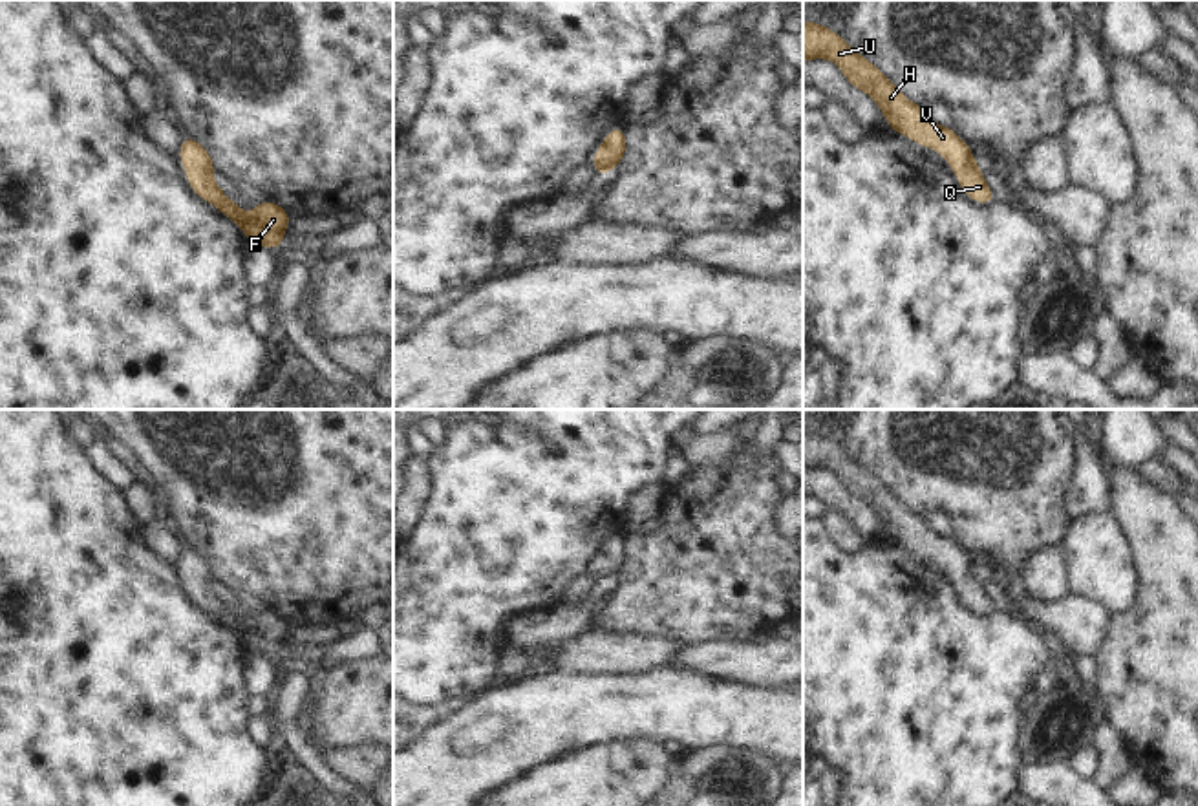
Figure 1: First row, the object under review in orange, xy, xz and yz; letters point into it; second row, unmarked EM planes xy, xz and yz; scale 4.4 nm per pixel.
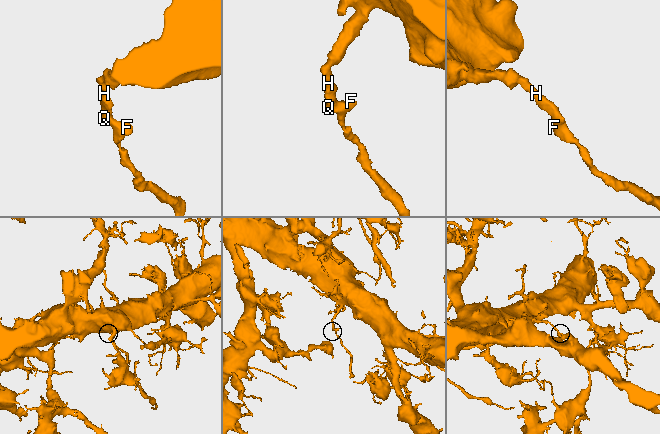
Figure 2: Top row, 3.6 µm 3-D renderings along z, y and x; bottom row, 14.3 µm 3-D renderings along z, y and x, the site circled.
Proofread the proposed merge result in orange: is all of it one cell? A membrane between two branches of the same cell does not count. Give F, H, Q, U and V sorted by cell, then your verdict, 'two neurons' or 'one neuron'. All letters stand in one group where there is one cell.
groups F H Q U V; one neuron

